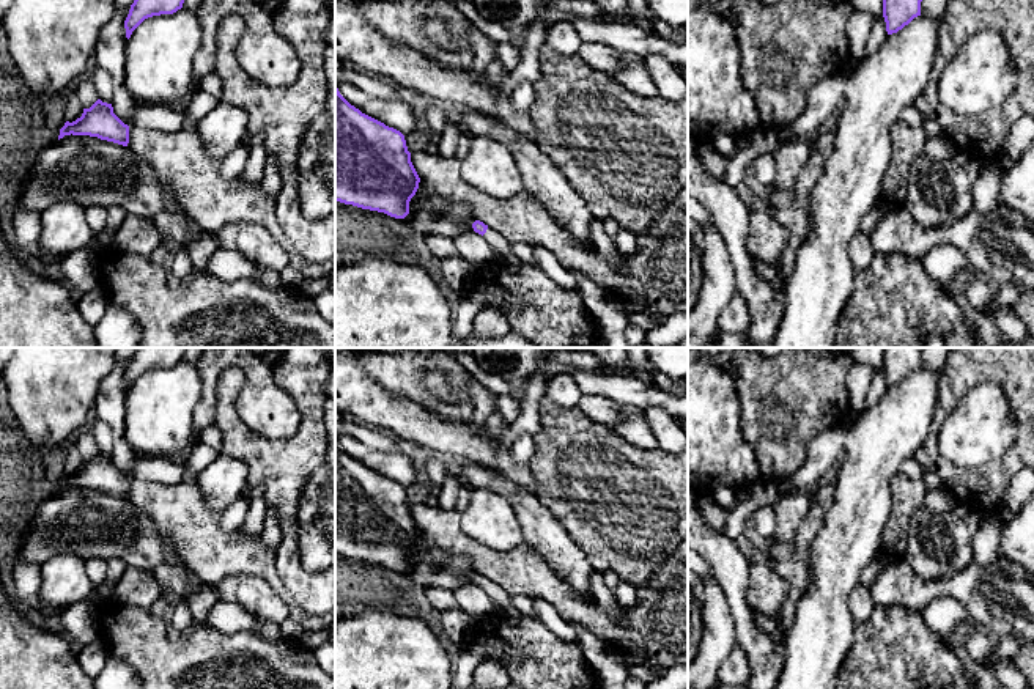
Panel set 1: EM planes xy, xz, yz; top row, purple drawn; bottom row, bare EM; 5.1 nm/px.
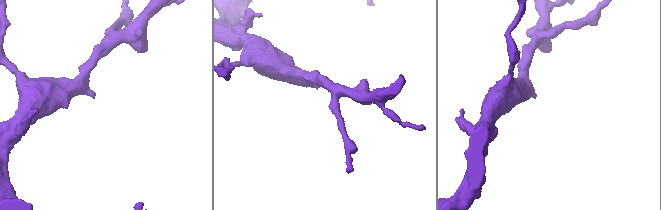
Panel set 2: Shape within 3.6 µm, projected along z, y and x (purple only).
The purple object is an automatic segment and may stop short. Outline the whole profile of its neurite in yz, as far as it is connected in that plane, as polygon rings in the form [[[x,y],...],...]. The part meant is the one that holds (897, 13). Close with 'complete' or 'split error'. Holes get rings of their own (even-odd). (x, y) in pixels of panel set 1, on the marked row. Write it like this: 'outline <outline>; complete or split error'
outline [[[883,0],[883,17],[888,35],[897,33],[921,16],[922,0]]]; complete

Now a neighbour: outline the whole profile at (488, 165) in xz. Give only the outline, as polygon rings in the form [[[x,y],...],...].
[[[471,137],[469,149],[460,159],[460,167],[466,182],[499,201],[524,190],[524,181],[513,154],[491,137]]]

